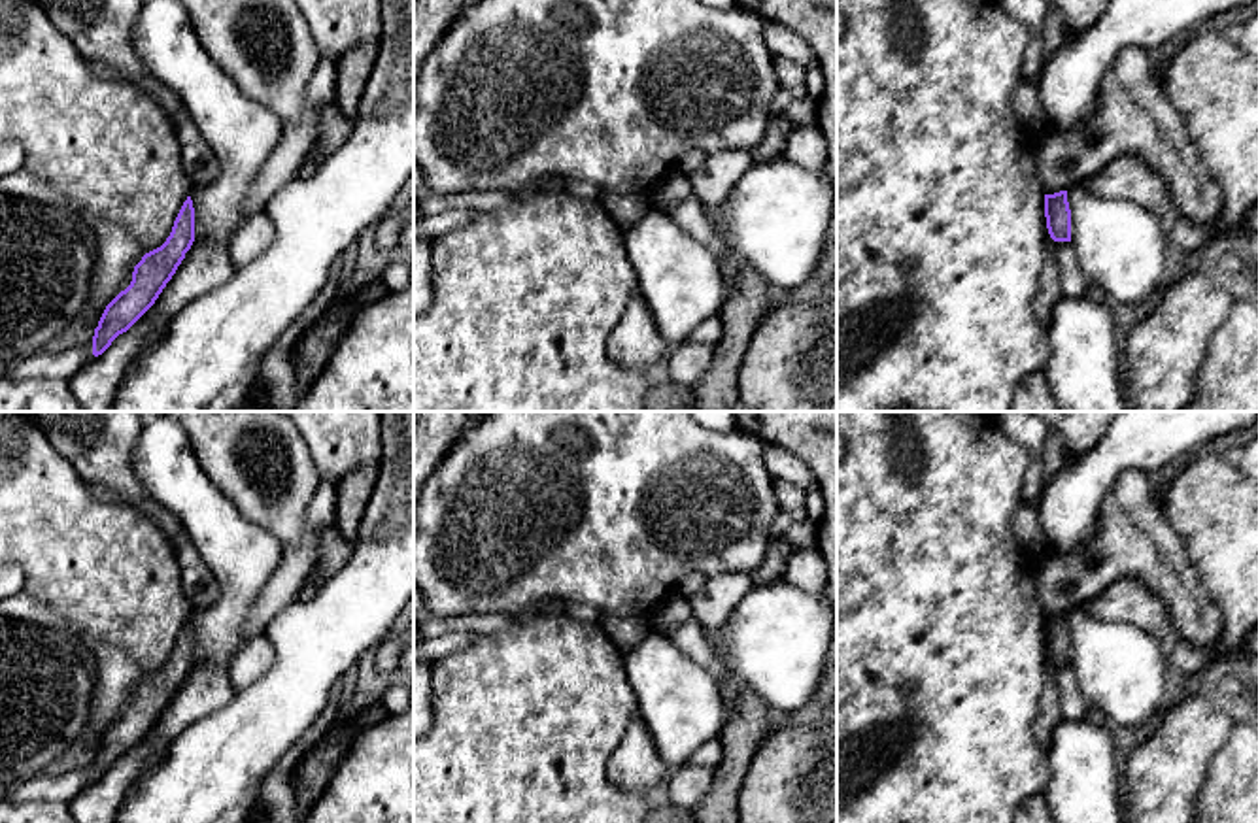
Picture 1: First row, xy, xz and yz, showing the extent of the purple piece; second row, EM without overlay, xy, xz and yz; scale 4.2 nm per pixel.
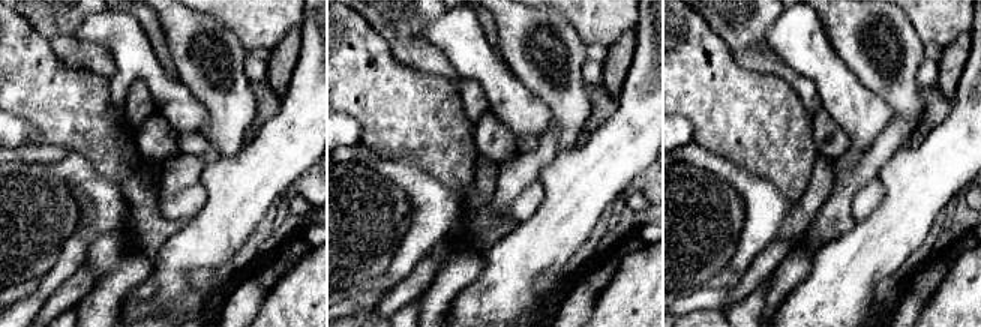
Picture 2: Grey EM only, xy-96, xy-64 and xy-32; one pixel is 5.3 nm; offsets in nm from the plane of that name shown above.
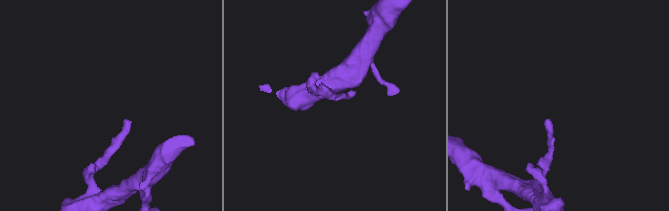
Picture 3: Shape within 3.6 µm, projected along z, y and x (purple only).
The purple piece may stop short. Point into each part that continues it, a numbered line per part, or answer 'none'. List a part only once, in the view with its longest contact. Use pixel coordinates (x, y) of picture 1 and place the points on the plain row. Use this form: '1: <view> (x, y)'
none

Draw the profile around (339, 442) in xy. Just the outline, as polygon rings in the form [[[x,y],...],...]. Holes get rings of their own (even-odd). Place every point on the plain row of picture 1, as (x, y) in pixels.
[[[281,412],[295,421],[321,479],[340,481],[382,455],[382,412]]]

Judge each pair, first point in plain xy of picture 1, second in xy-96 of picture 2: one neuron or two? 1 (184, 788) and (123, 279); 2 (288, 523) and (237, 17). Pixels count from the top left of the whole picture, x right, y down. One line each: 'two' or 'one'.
1: two
2: two

